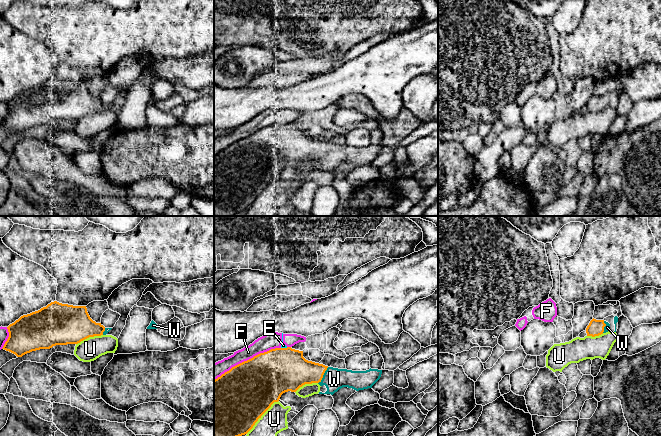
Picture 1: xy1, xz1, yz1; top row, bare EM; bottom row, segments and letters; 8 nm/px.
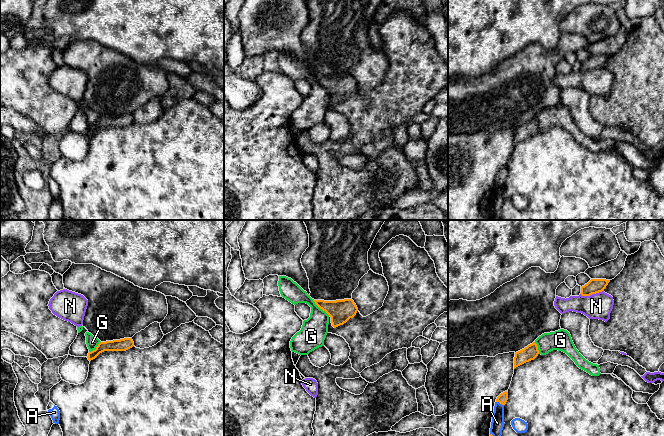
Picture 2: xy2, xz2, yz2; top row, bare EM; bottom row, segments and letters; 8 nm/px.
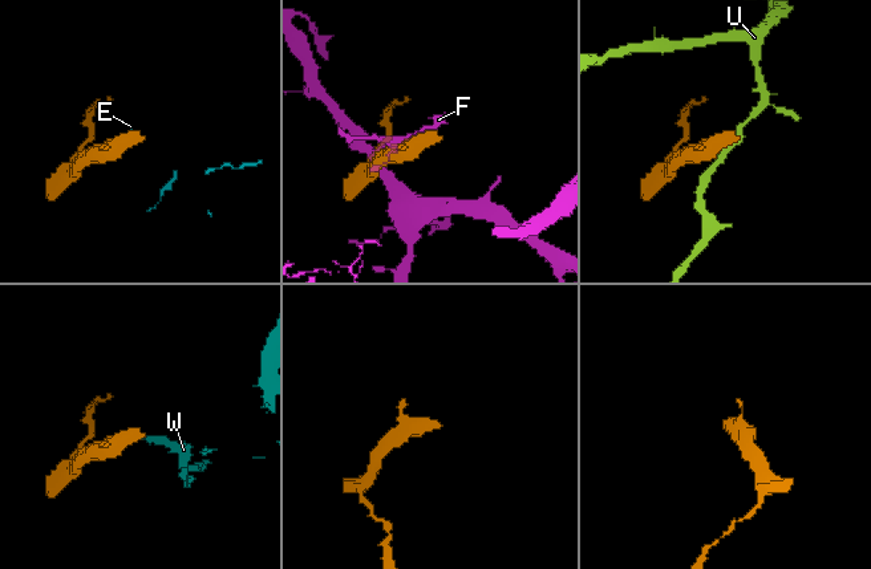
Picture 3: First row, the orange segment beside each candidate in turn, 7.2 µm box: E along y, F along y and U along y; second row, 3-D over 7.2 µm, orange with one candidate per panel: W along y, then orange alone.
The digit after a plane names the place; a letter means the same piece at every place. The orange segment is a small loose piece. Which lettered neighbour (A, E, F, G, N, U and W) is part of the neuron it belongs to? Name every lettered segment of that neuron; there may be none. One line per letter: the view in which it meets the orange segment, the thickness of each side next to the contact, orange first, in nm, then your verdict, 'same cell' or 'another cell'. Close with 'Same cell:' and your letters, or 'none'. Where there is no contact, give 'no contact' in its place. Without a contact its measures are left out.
A: contact in yz2; calibres 80 and 110 nm; same cell
E: contact in xz1; calibres 360 and 40 nm; another cell
F: contact in xz1; calibres 440 and 130 nm; another cell
G: contact in xz2; calibres 190 and 200 nm; another cell
N: contact in yz2; calibres 120 and 200 nm; another cell
U: contact in xz1; calibres 480 and 200 nm; another cell
W: contact in xz1; calibres 280 and 180 nm; same cell
Same cell: A, W

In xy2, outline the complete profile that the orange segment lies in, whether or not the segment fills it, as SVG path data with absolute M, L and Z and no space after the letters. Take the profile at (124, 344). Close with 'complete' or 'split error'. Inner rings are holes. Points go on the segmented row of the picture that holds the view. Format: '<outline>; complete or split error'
M132 338L100 342L95 350L88 353L87 358L91 361L104 351L126 351L133 346L134 342Z; complete

